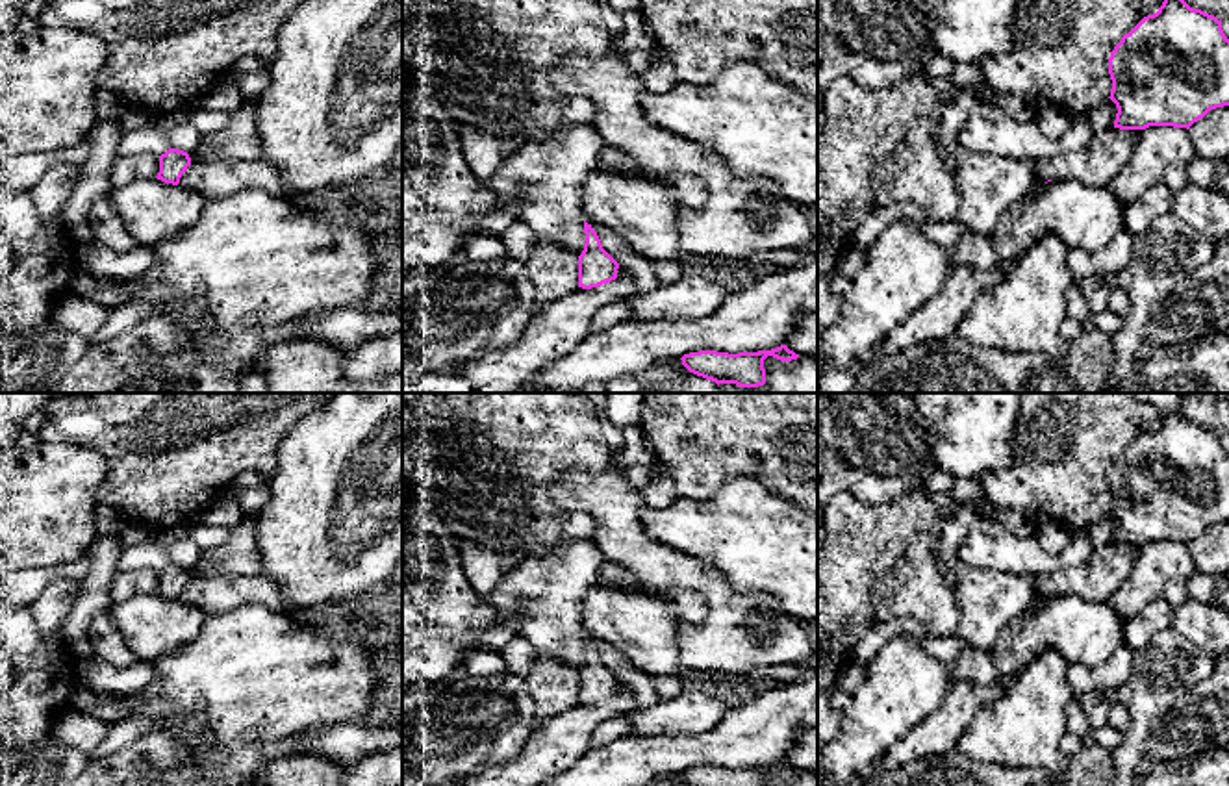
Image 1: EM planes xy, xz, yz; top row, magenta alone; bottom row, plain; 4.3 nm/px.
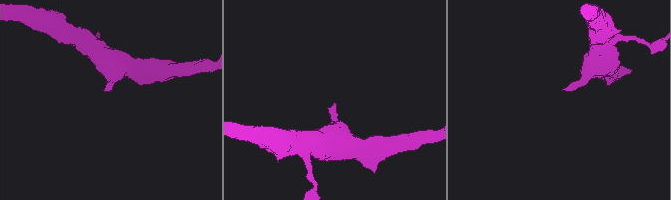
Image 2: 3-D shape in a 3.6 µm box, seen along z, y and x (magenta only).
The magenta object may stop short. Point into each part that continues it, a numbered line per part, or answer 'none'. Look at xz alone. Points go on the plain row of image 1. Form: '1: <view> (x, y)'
none

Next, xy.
none

